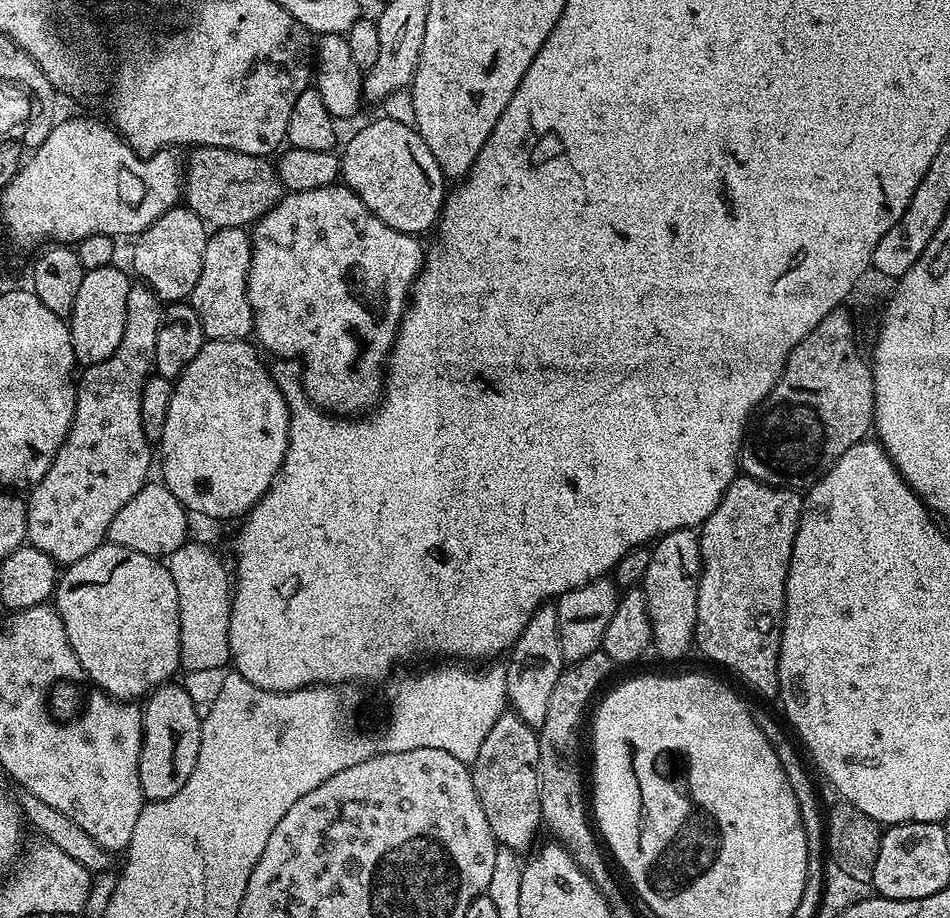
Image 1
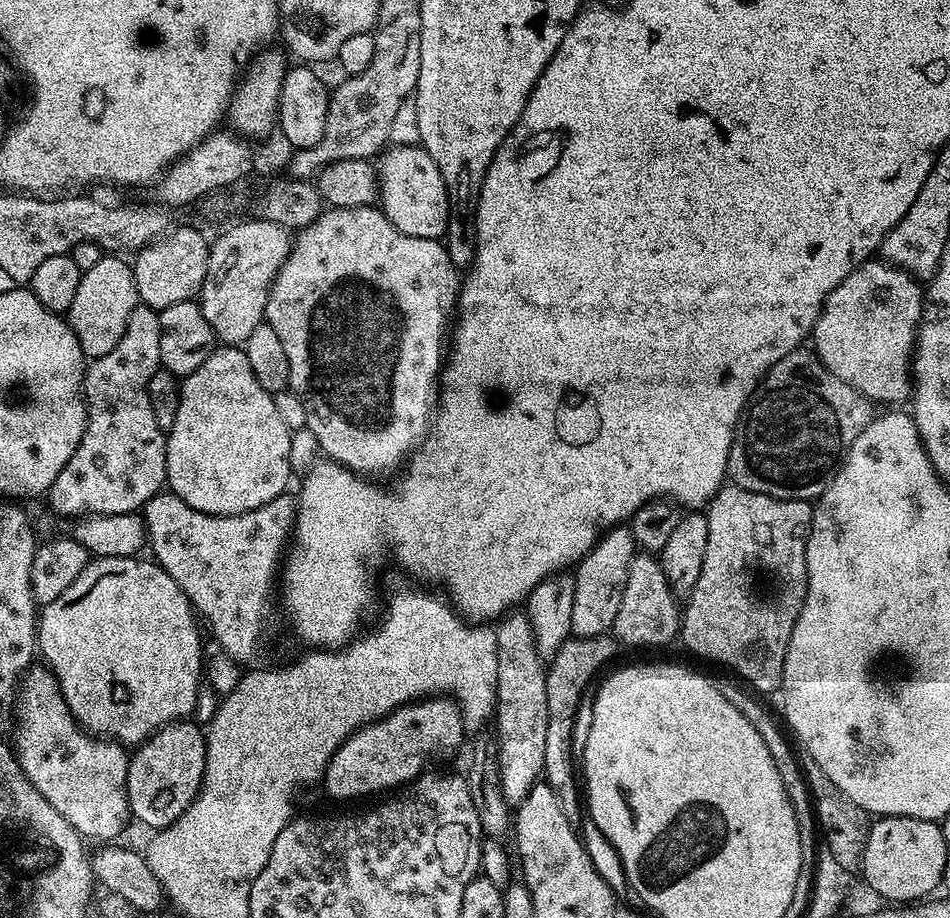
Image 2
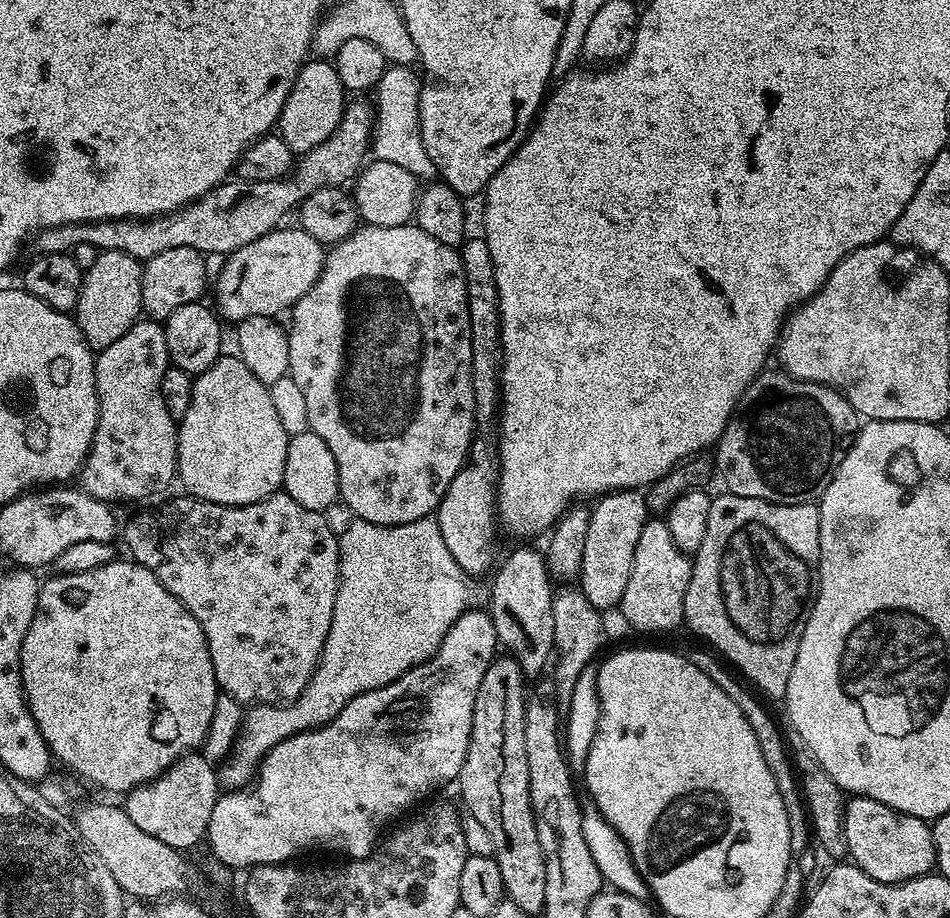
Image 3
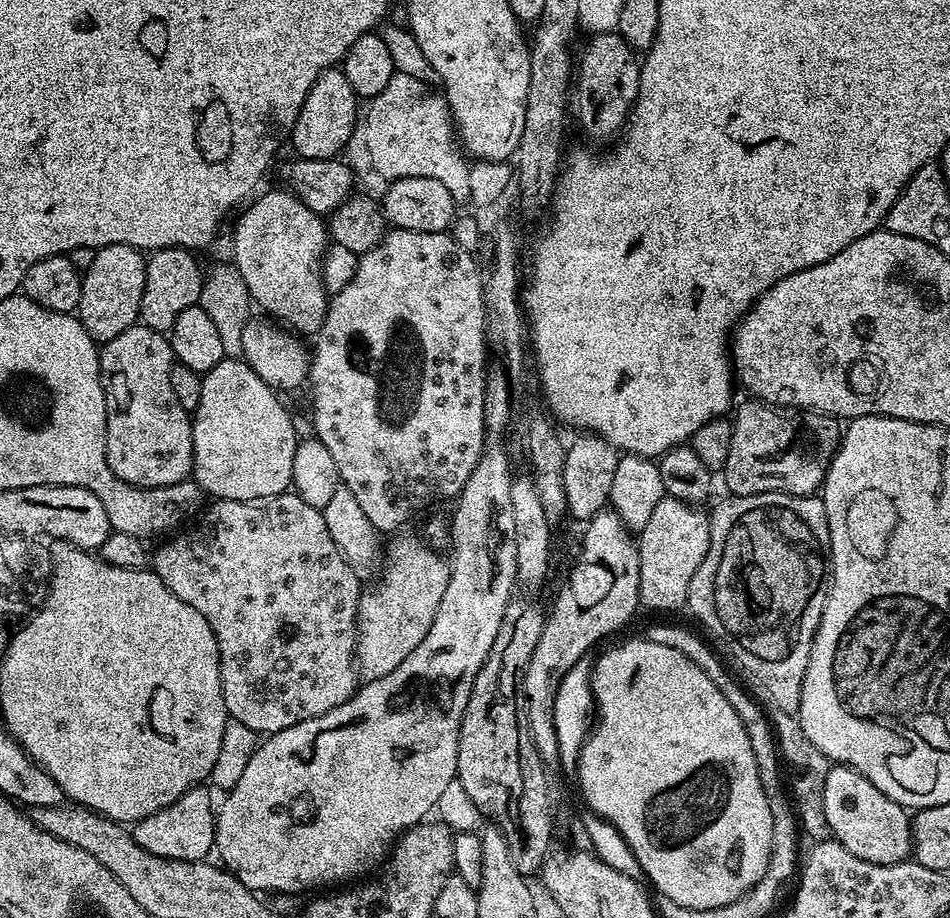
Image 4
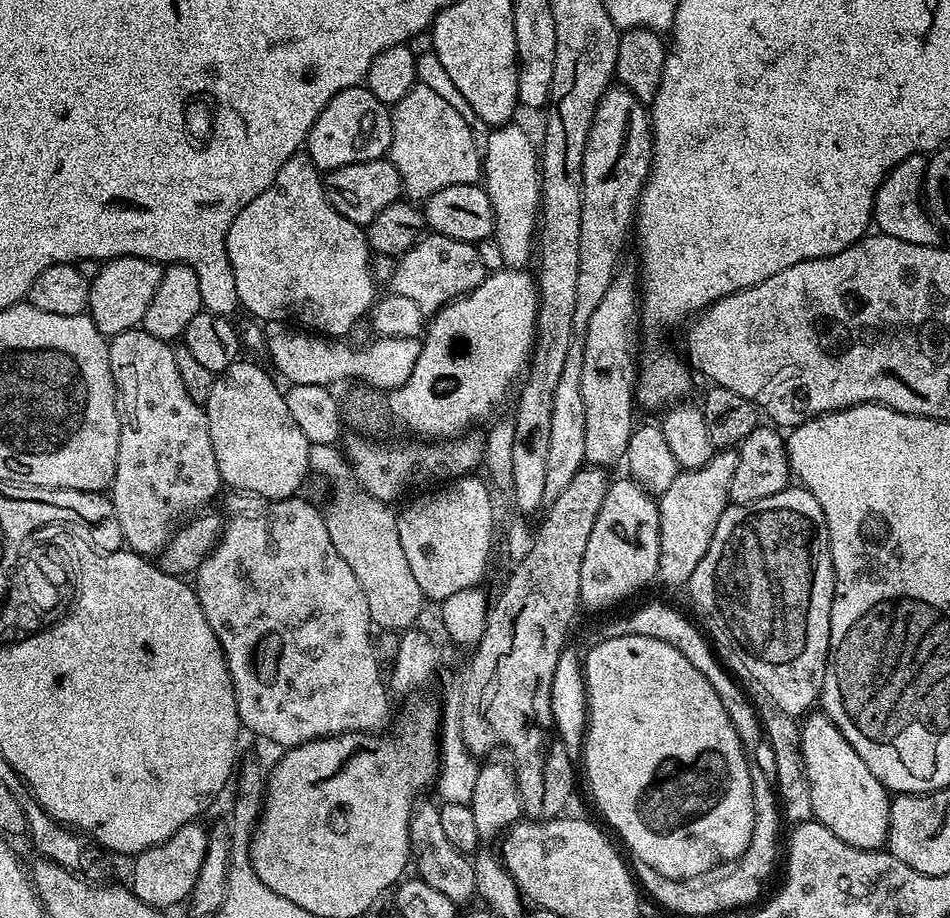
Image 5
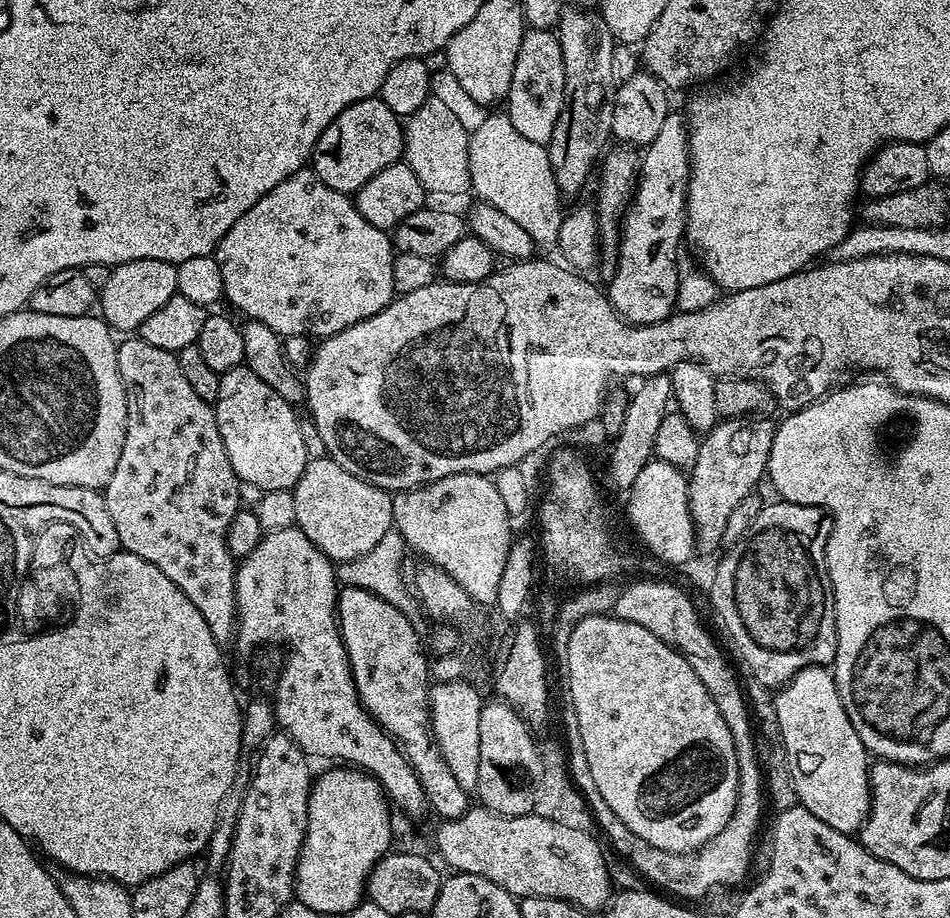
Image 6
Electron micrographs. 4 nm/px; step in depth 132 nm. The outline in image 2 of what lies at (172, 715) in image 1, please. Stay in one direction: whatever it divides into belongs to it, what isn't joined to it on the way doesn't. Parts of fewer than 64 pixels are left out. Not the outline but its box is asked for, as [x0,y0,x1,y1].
[126,718,205,830]

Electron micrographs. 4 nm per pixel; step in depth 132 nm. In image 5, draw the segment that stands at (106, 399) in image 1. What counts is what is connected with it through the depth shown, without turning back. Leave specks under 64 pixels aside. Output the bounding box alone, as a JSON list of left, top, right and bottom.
[108,327,222,558]

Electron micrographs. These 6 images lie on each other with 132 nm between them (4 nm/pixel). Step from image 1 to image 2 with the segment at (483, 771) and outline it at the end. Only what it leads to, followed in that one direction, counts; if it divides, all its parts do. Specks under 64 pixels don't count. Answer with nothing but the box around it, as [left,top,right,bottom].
[495,610,546,805]

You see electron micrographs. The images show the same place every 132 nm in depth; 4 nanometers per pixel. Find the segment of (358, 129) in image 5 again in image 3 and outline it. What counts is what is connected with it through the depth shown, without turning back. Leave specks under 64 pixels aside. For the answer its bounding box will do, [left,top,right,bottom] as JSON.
[278,58,346,154]

